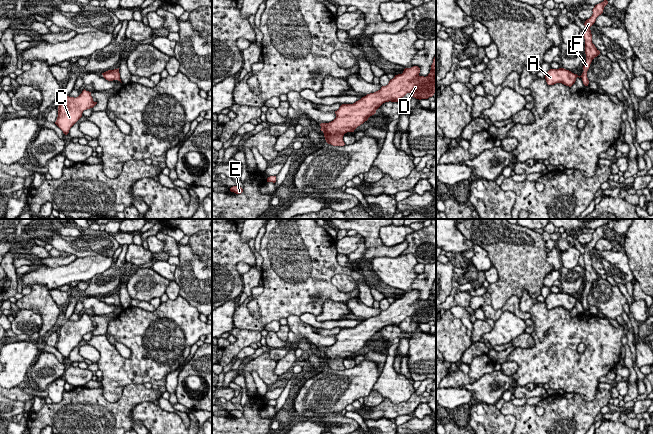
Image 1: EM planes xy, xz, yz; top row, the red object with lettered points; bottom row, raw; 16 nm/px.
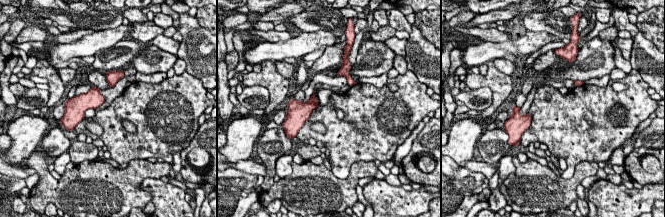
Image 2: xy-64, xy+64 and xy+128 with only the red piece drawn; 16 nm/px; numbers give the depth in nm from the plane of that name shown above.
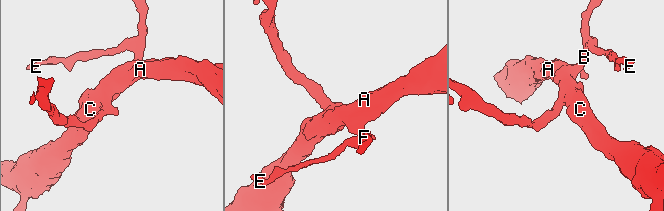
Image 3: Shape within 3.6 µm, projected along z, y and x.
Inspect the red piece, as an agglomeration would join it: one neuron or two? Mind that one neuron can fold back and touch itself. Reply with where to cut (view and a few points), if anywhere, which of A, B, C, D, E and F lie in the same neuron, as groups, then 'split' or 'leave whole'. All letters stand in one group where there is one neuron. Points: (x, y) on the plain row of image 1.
cut none; groups A B C D E F; leave whole

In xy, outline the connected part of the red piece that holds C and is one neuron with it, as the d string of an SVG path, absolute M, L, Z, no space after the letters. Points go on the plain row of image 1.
M85 313L76 322L64 321L60 324L55 348L67 359L70 352L82 341L83 335L93 332L96 328L97 326L93 325L91 316Z

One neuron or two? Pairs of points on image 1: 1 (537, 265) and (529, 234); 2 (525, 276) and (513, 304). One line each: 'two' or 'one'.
1: one
2: two

